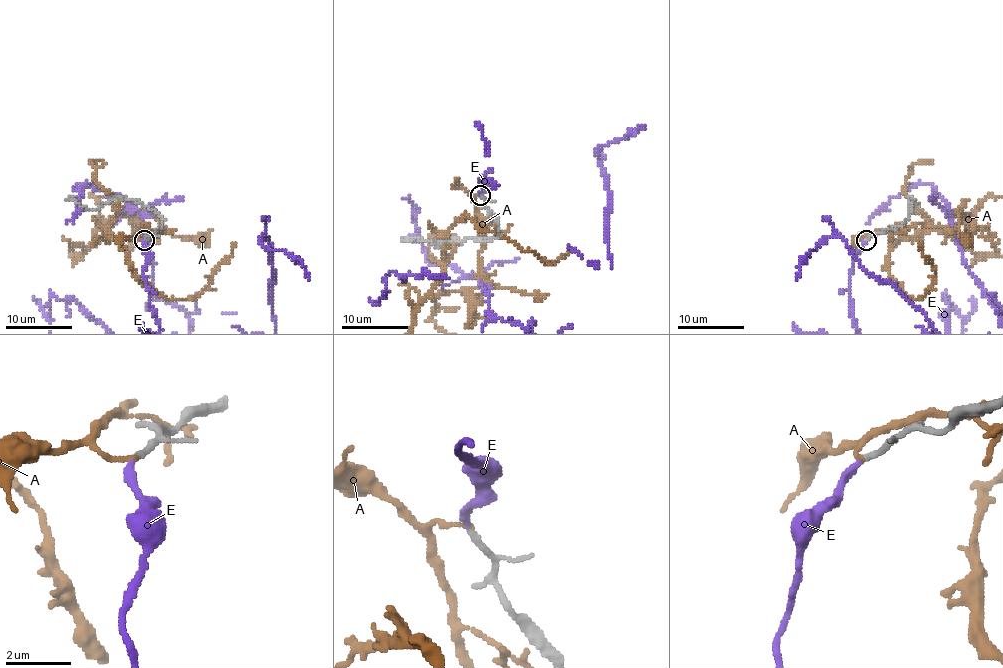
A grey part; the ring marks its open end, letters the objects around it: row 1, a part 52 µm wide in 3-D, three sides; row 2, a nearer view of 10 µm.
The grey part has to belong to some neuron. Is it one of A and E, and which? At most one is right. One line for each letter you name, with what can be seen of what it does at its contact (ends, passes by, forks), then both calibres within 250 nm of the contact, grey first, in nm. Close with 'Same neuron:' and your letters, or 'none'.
E: it ends there; 180 nm thick on the grey side, 200 nm on the other
Same neuron: E

